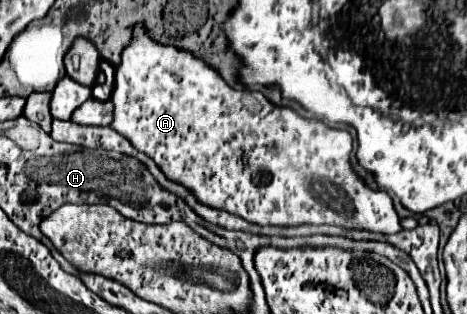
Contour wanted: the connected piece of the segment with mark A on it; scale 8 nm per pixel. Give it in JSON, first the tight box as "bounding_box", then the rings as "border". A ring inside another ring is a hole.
{"bounding_box":[110,22,402,234],"border":[[[140,22],[134,26],[132,38],[122,50],[110,100],[114,104],[110,128],[122,134],[136,150],[150,156],[168,180],[188,188],[204,206],[226,210],[260,226],[330,224],[380,234],[396,234],[402,230],[392,198],[384,190],[372,190],[366,180],[354,172],[350,164],[352,137],[347,130],[330,128],[318,120],[306,120],[290,108],[270,104],[260,92],[234,90],[204,58],[194,56],[190,50],[162,46],[150,38],[148,28]],[[272,144],[278,146],[278,156],[270,152]]]}

